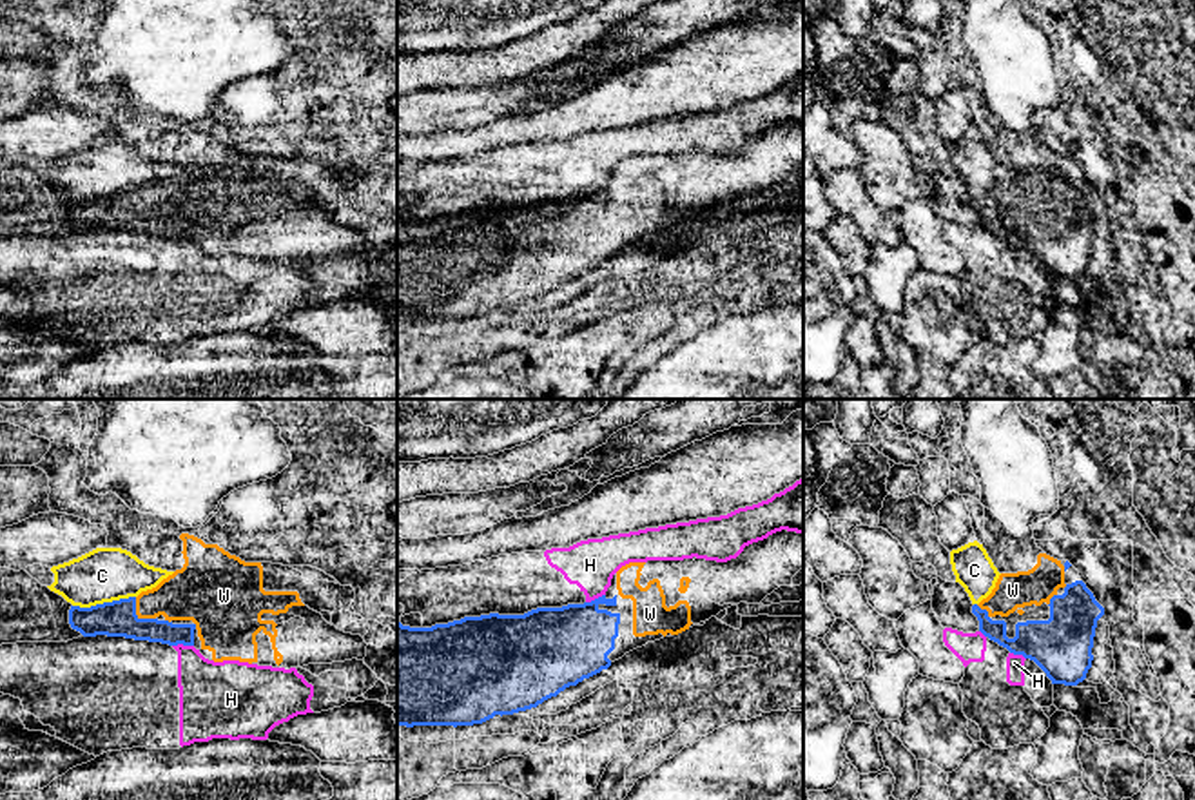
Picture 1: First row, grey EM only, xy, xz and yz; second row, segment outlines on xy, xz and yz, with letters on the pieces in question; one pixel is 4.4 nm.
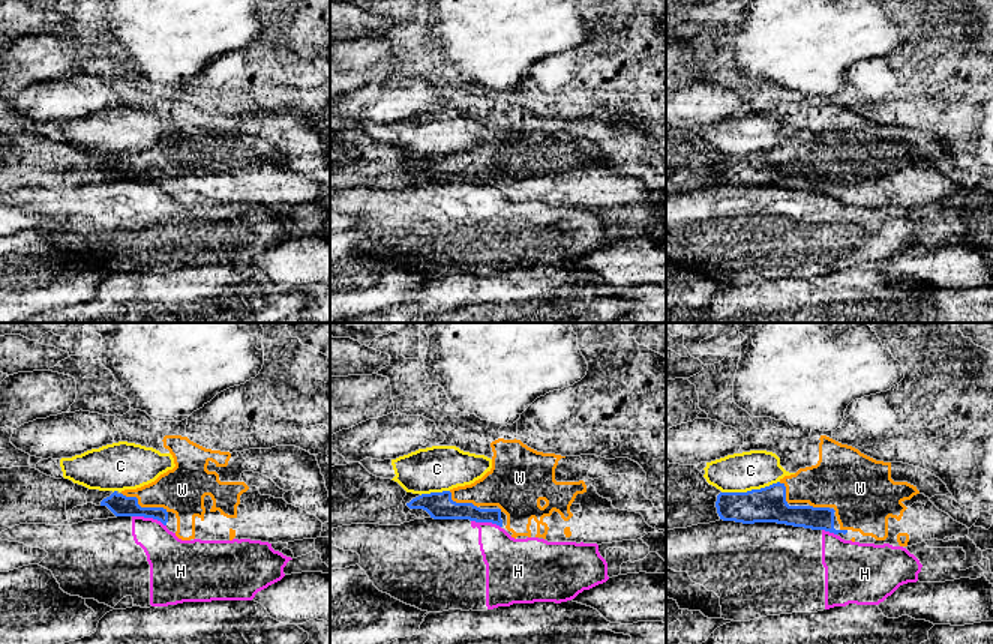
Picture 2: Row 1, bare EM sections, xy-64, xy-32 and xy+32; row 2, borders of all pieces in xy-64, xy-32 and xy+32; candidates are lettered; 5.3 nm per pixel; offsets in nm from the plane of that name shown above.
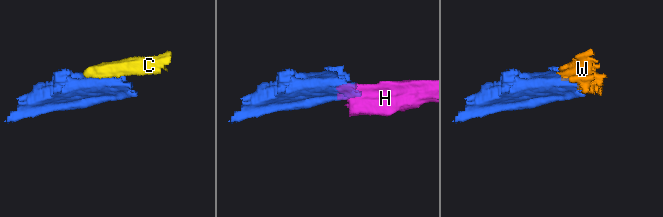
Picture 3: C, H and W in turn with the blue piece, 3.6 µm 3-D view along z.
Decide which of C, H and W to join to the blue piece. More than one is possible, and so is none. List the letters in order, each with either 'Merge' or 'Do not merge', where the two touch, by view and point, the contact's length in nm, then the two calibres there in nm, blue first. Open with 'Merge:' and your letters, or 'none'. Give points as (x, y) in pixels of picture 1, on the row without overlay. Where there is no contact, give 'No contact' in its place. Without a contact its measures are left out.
Merge: W
C: Do not merge. Touches blue at xy (104, 196). Shared border 280 nm. Thickness 160 nm (blue) against 240 nm
H: Do not merge. Touches blue at xy (182, 236). Shared border 100 nm. Thickness 110 nm (blue) against 280 nm
W: Merge. Touches blue at xy (136, 209). Shared border 140 nm. Thickness 160 nm (blue) against 220 nm

